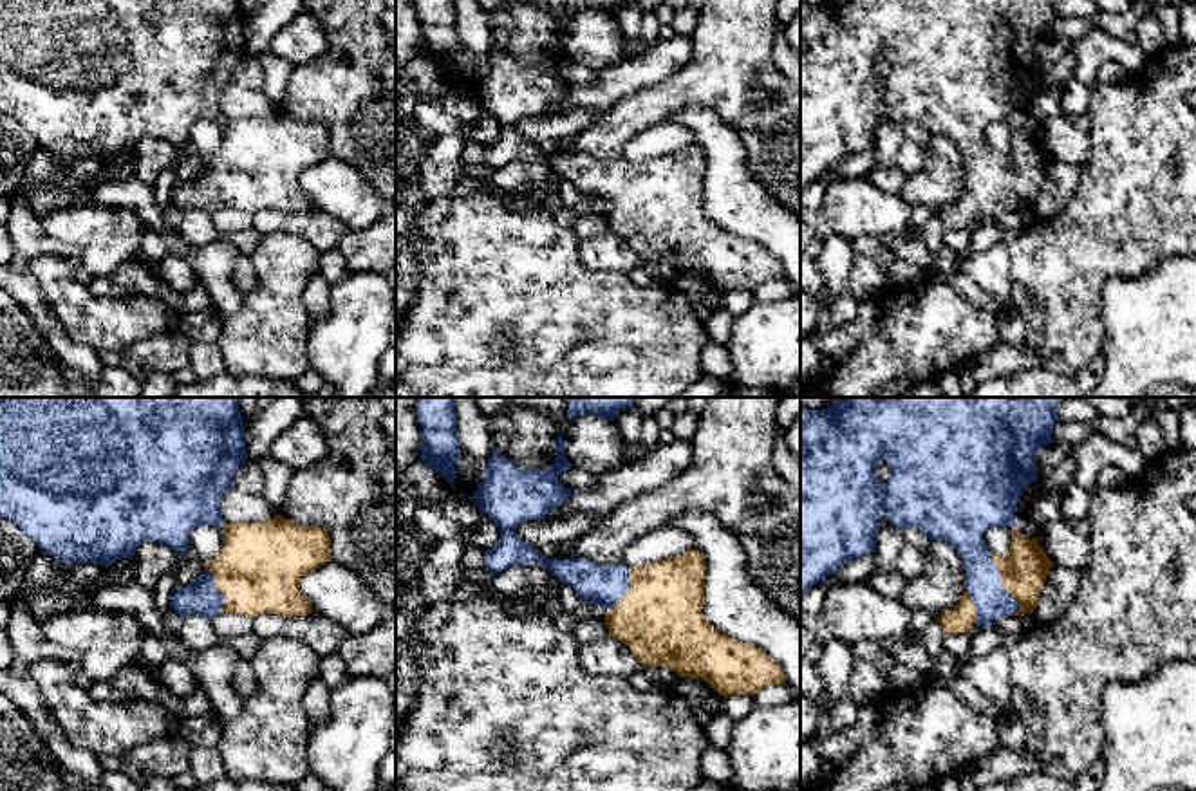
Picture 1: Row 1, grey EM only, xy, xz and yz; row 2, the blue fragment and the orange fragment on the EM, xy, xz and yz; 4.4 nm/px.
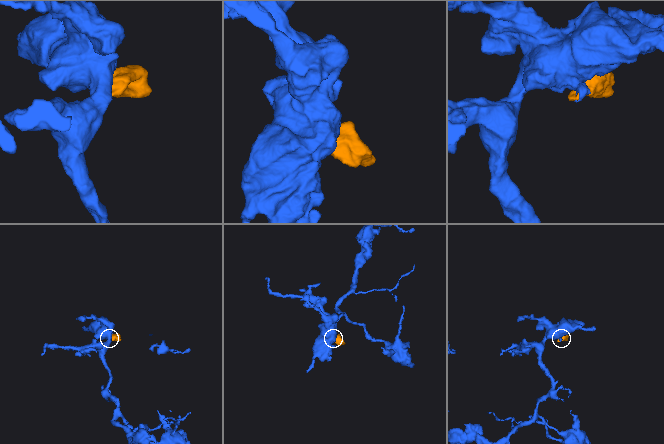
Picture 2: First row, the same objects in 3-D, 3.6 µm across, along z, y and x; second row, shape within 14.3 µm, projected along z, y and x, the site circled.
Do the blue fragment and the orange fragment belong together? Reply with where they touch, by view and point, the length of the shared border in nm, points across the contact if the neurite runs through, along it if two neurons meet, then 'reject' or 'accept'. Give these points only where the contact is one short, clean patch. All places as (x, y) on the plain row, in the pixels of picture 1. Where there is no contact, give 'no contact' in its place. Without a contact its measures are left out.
contact yz (1001, 179); length 300 nm; way yz (990, 194), (1001, 179), (1010, 179), (1023, 167); accept

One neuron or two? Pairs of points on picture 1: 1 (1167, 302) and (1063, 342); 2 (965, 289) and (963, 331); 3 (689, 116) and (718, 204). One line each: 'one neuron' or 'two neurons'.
1: two neurons
2: two neurons
3: one neuron

